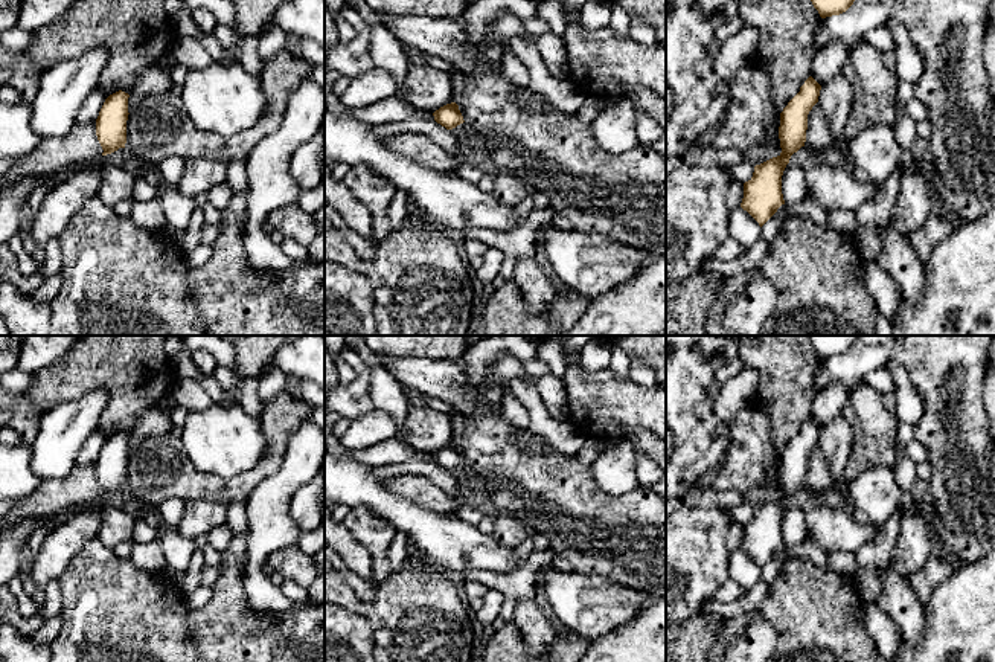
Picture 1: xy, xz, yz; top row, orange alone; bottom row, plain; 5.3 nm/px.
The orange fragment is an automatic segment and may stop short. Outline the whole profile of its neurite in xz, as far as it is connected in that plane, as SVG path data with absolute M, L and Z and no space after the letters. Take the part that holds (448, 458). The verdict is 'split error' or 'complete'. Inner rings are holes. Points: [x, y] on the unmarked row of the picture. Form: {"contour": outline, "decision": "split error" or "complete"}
{"contour": "M456 444L440 448L433 455L433 458L434 458L434 462L442 468L445 468L446 471L453 471L457 467L465 464L459 452L459 447Z", "decision": "complete"}

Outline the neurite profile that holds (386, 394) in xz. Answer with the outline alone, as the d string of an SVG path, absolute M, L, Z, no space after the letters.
M370 366L372 375L369 394L375 409L387 412L398 424L396 438L405 441L404 426L408 413L408 404L404 389L384 366Z

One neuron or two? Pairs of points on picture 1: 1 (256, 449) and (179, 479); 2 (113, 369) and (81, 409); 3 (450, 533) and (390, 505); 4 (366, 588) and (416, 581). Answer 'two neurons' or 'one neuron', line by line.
1: two neurons
2: two neurons
3: one neuron
4: two neurons

